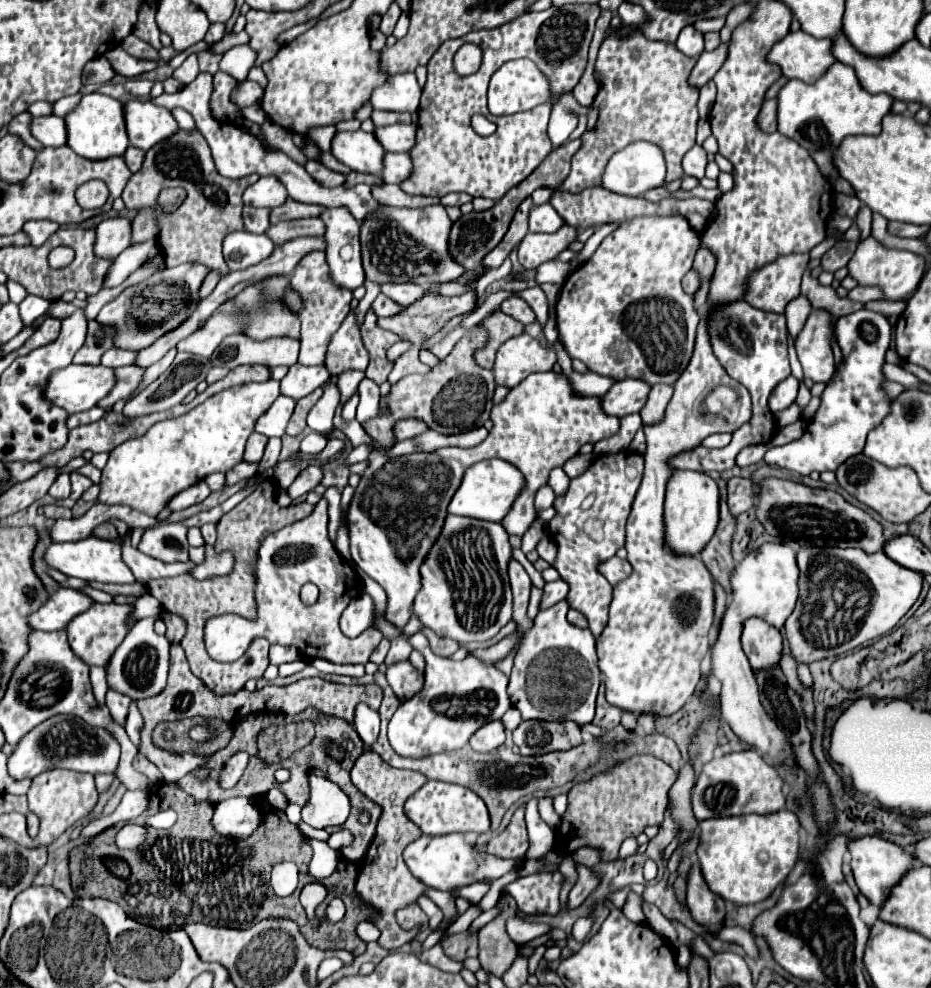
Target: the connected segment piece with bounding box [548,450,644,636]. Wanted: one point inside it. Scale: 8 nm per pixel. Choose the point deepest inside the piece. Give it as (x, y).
(588, 528)

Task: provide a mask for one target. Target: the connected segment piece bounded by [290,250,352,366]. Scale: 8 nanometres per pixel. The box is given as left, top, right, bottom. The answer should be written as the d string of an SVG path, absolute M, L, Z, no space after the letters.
M310 252L306 258L302 258L298 262L298 266L294 268L294 272L290 274L290 284L296 292L300 292L302 300L306 300L308 304L304 304L300 318L302 318L302 334L300 334L300 364L324 364L326 358L326 348L330 344L332 334L340 328L342 320L348 316L350 312L350 300L352 300L352 292L346 290L346 298L336 298L338 296L338 288L332 286L330 280L330 272L328 272L328 264L324 258L324 252Z

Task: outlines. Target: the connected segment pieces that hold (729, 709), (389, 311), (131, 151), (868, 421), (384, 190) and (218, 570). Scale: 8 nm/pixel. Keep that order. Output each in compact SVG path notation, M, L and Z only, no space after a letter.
M766 542L756 552L750 552L730 574L730 602L720 622L720 632L716 642L710 646L710 670L722 682L720 702L722 702L722 718L730 724L732 732L756 748L760 754L770 754L772 764L778 766L786 758L790 758L790 744L778 724L766 714L760 704L758 682L754 680L754 670L746 654L742 652L742 624L750 616L758 616L772 624L774 628L782 628L788 616L792 614L798 600L798 566L796 566L796 550L788 544Z
M380 294L380 296L372 302L370 308L372 308L372 312L374 312L376 316L392 316L392 314L400 312L400 304L388 300L384 294Z
M128 146L126 154L124 154L124 160L126 160L126 164L128 164L128 168L130 168L132 172L138 172L138 170L140 170L142 160L144 160L144 154L146 154L146 152L142 152L140 148Z
M870 310L852 312L836 322L836 338L844 354L844 364L822 392L822 404L806 428L808 433L784 446L770 448L764 456L766 464L778 464L802 476L812 470L834 472L844 460L862 452L868 432L874 430L890 412L890 398L880 390L884 380L880 370L884 364L884 354L890 346L888 318Z
M374 184L374 186L372 186L372 196L374 196L378 202L390 204L390 206L422 208L422 206L428 206L428 204L440 204L440 198L404 194L404 192L400 190L400 186L396 186L396 184Z
M208 554L208 558L206 558L204 564L188 570L186 574L190 574L196 580L204 580L204 578L210 578L214 574L224 574L224 572L226 572L226 564L222 562L222 558L216 556L216 554Z

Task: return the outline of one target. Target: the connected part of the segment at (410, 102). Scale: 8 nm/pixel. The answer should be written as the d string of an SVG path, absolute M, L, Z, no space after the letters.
M396 74L390 76L384 86L378 86L372 92L370 104L374 110L390 110L390 112L416 112L420 104L422 88L416 80L416 74Z

